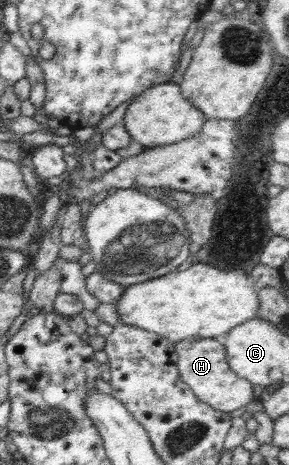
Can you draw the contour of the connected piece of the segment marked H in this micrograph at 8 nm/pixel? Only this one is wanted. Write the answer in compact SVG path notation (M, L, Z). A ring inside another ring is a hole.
M195 337L175 343L175 353L179 355L177 370L180 379L195 393L199 400L213 409L230 413L247 406L255 400L253 386L247 379L237 376L227 363L227 353L220 340Z

